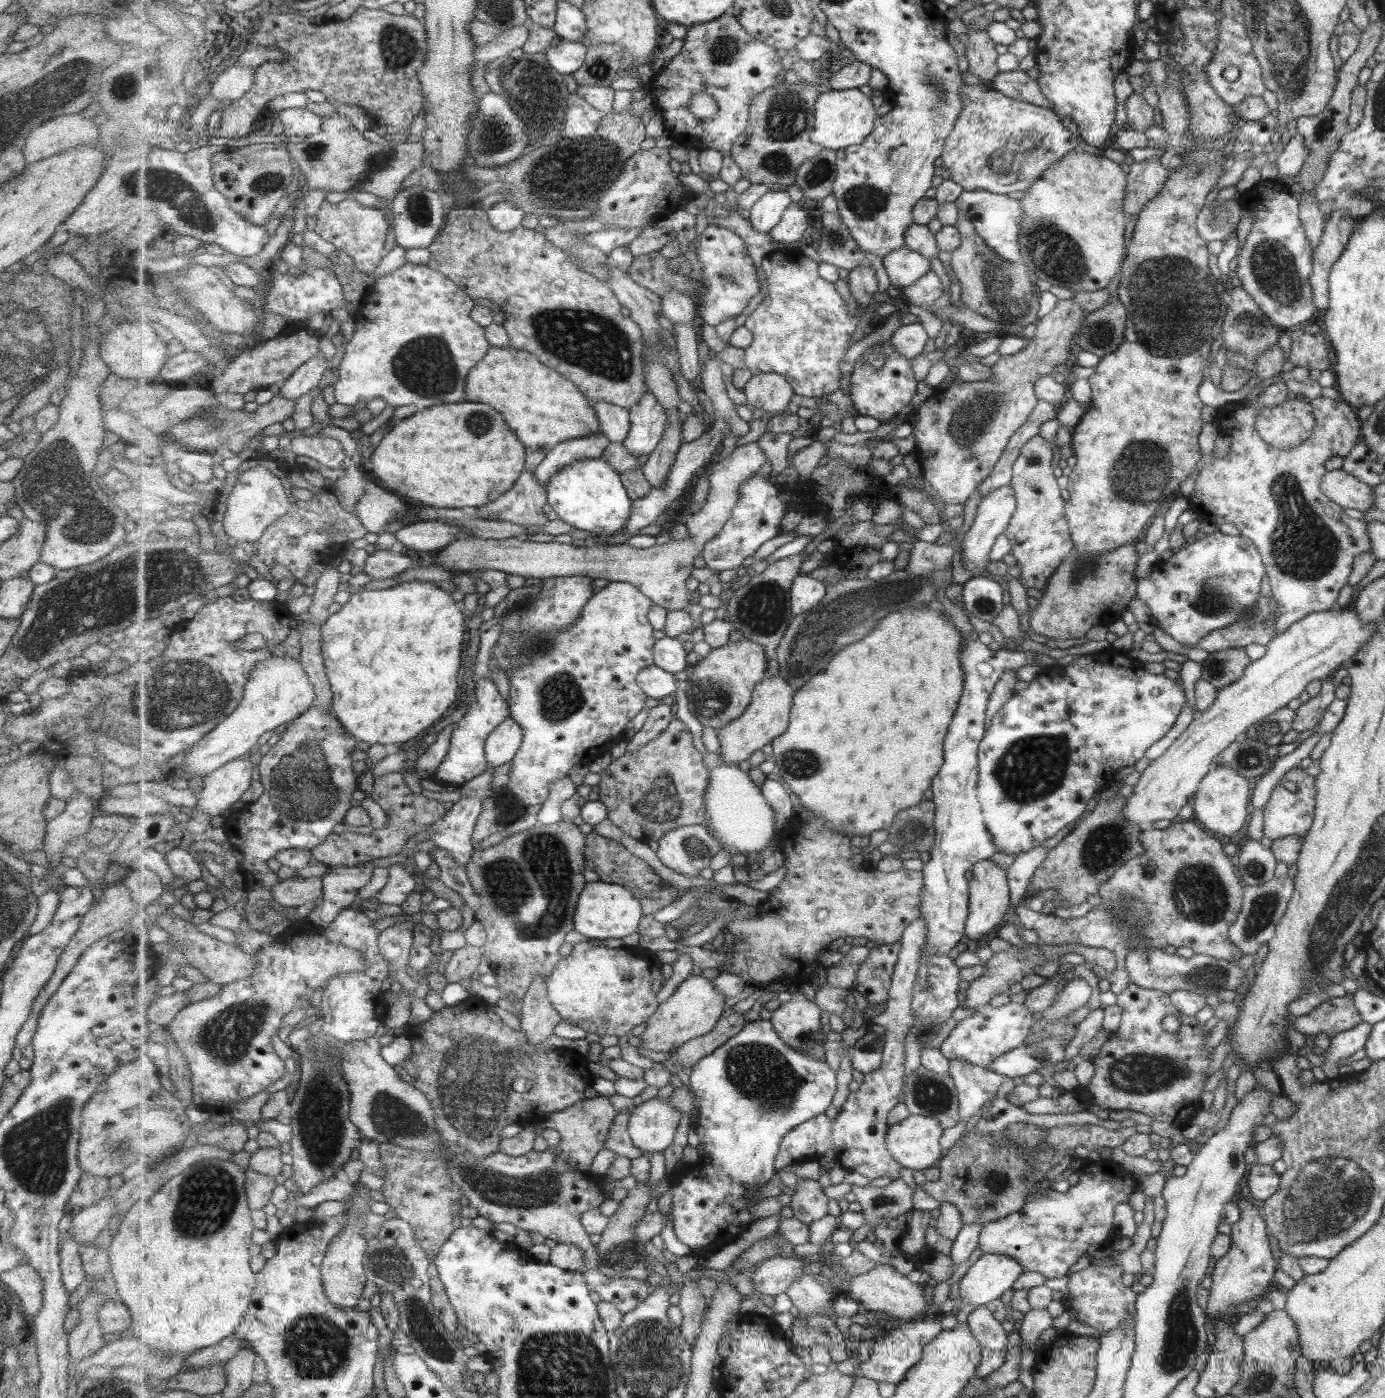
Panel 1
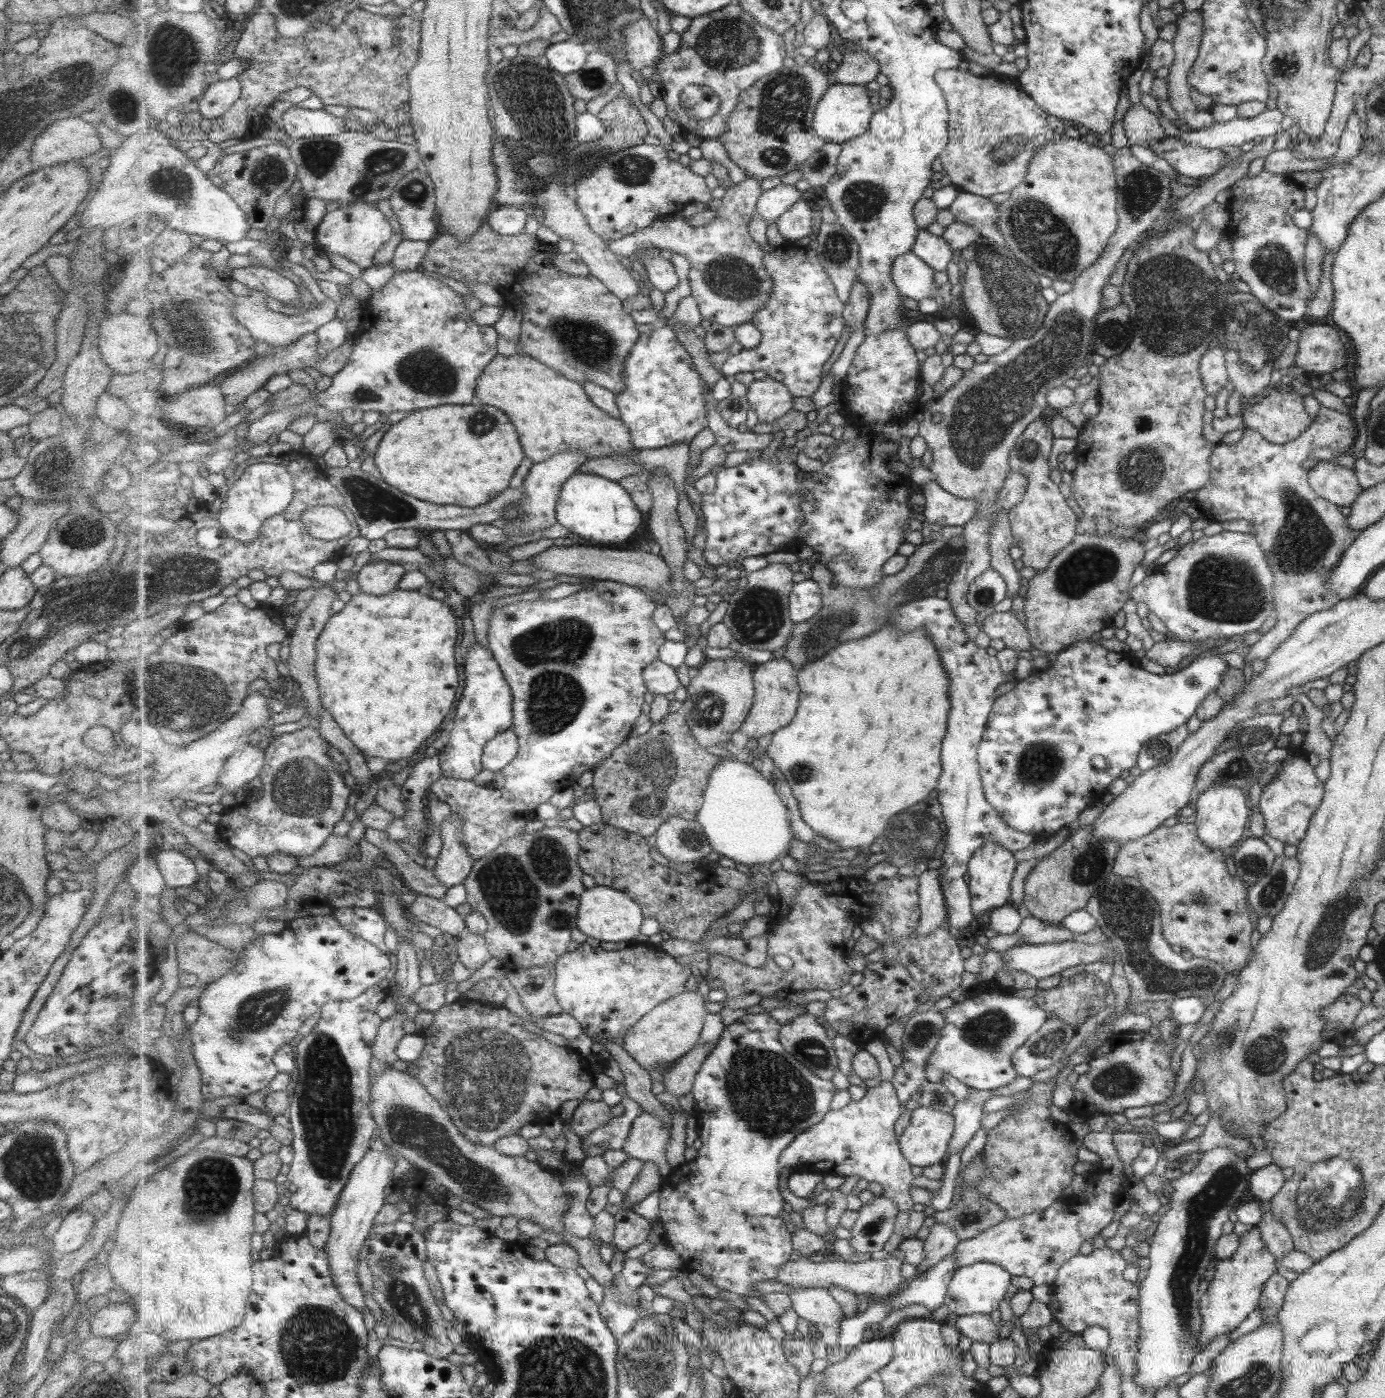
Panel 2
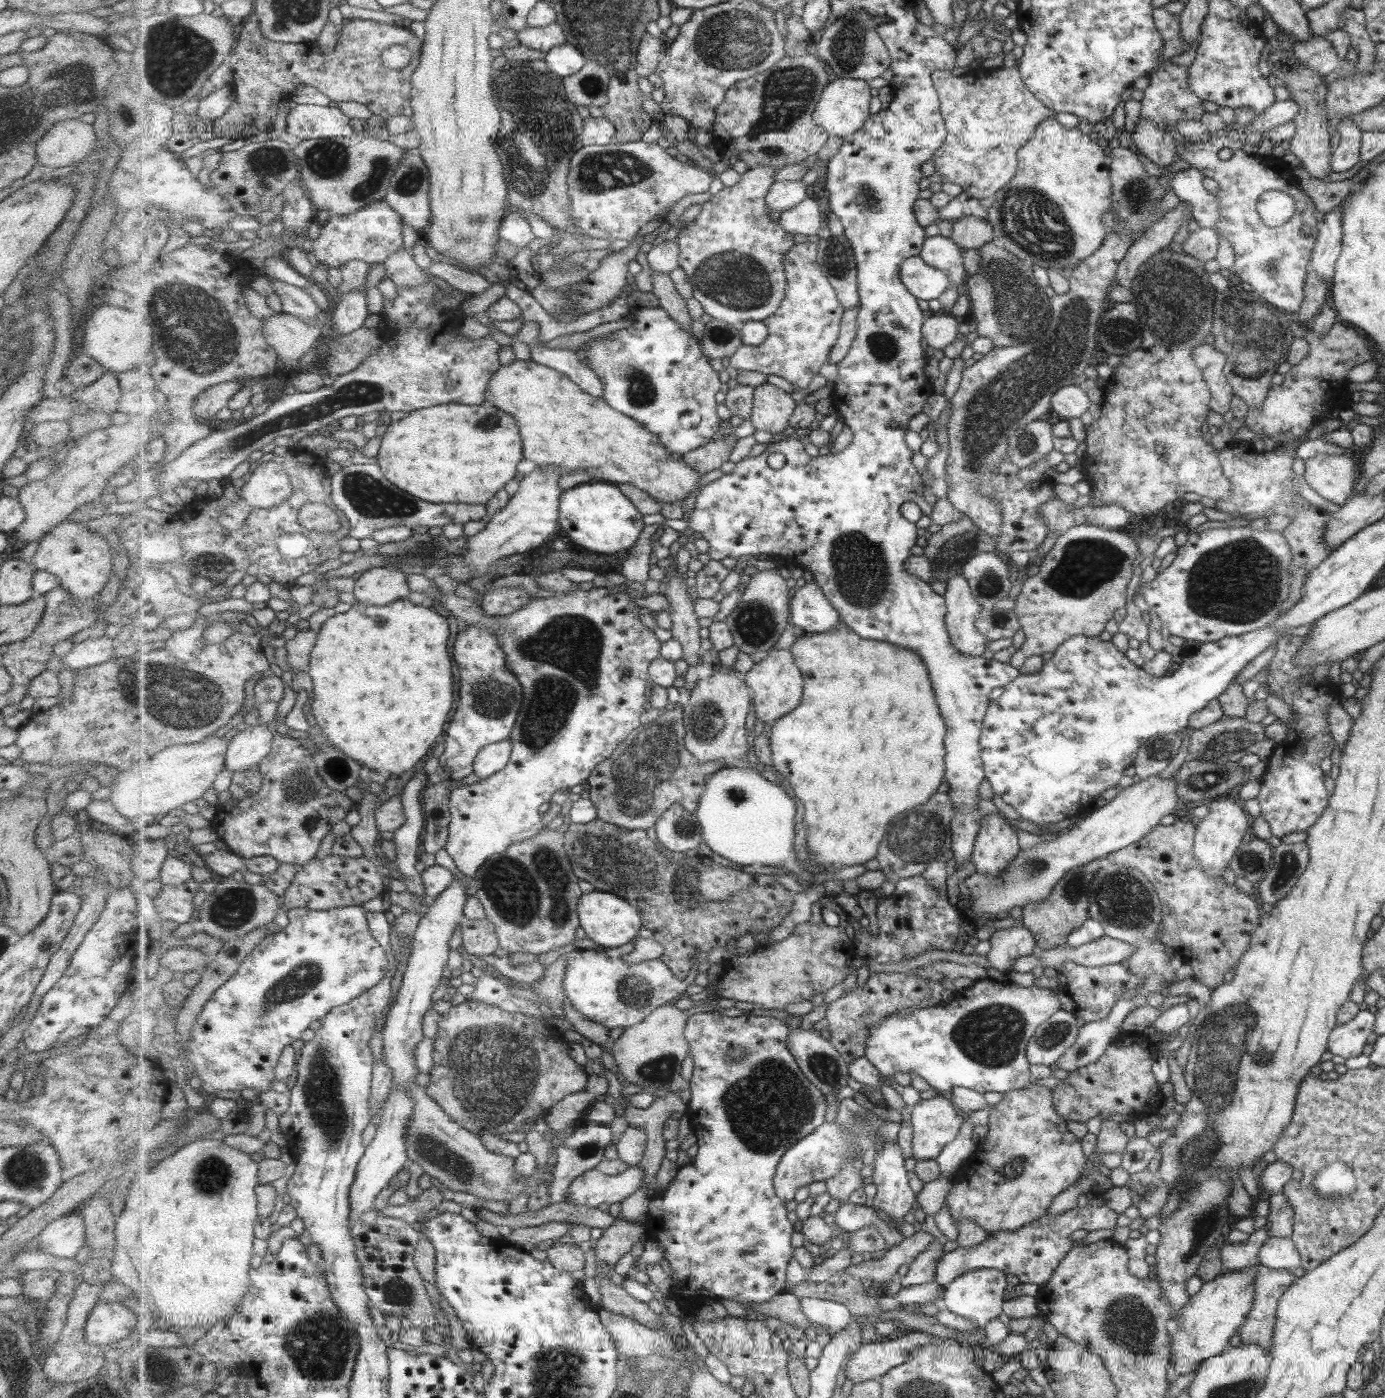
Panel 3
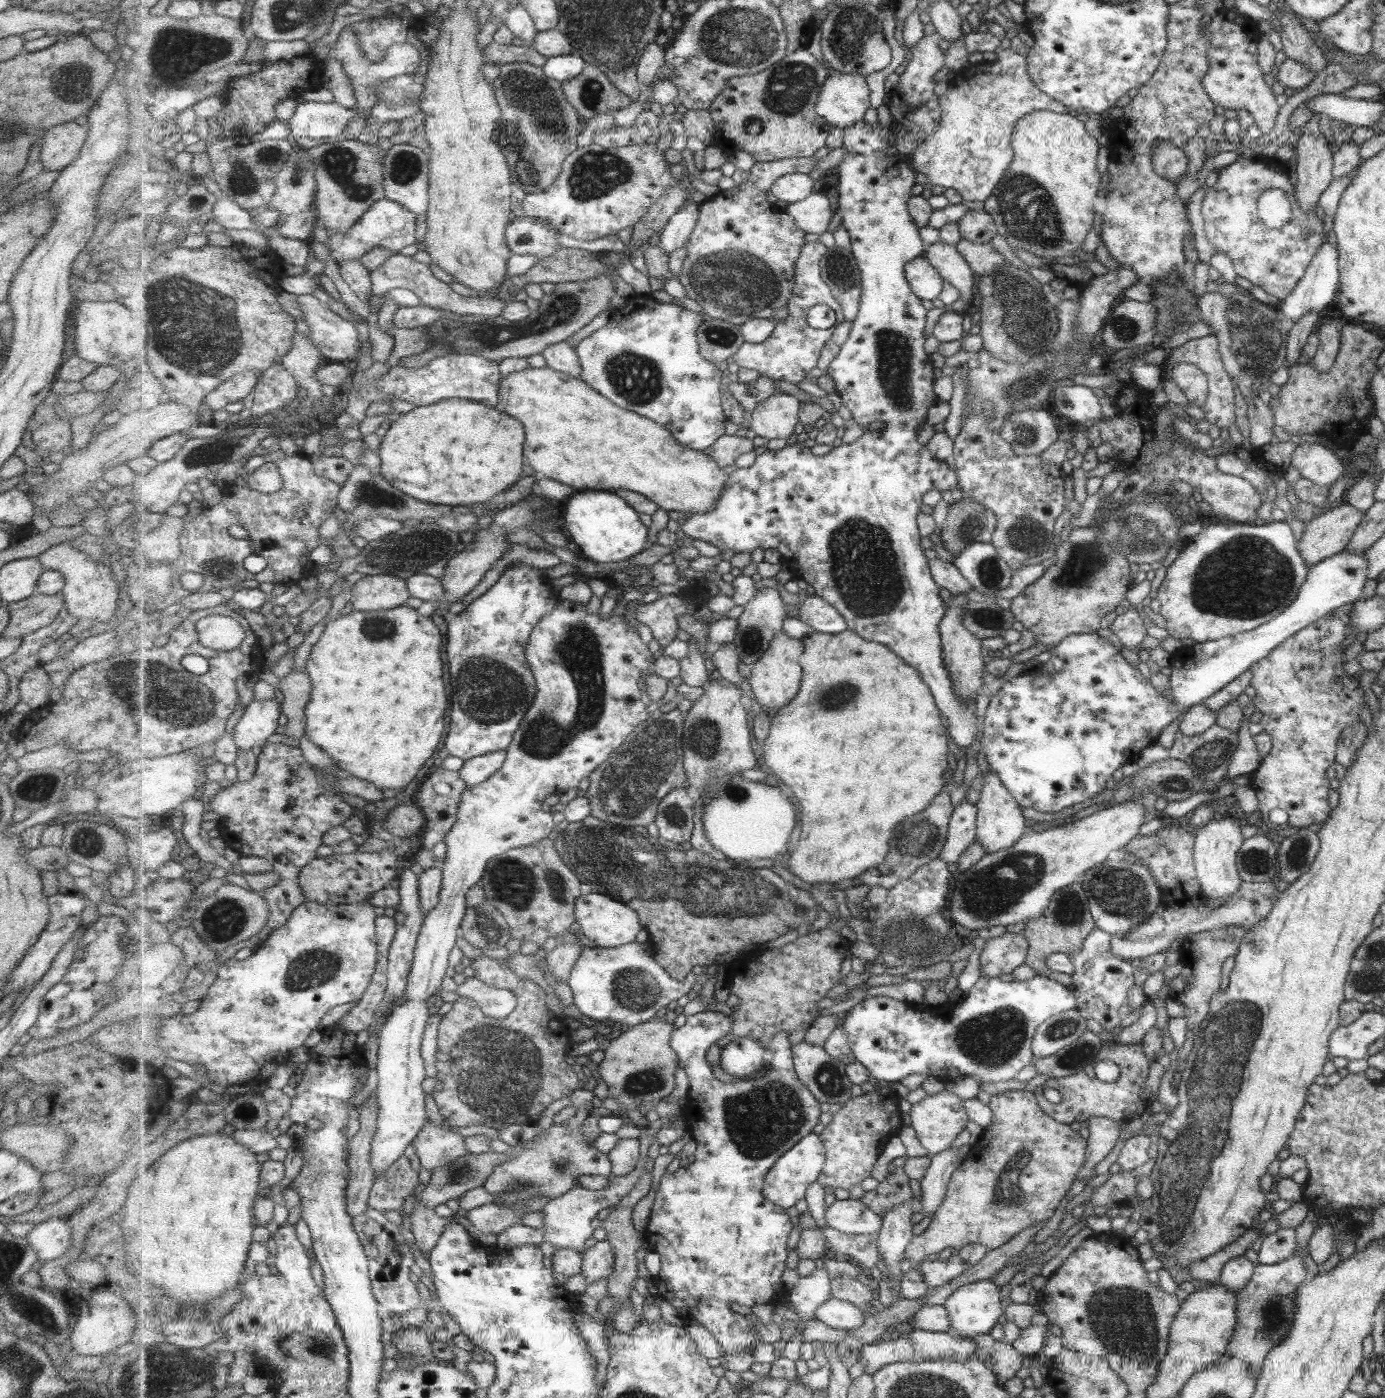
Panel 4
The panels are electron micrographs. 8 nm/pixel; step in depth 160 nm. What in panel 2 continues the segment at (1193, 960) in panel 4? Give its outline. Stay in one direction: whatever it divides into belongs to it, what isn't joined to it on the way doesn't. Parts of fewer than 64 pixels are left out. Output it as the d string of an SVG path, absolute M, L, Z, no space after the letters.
M1159 825L1144 837L1121 843L1112 873L1143 883L1160 907L1159 930L1171 947L1185 948L1193 958L1215 962L1227 974L1239 972L1252 954L1253 924L1245 906L1245 886L1239 877L1227 872L1223 854L1200 841L1195 825Z

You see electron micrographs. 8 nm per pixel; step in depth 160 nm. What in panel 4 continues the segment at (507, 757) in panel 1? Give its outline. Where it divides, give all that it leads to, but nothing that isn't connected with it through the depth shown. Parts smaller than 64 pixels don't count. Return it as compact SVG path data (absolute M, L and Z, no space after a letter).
M507 749L498 751L485 754L485 756L477 756L464 762L464 765L459 769L460 777L467 781L469 787L489 780L504 766L508 756Z

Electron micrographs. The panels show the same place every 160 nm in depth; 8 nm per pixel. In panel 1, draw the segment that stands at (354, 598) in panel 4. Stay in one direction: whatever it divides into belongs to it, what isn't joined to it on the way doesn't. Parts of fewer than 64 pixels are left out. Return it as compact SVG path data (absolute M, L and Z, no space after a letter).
M379 550L368 555L363 572L371 580L381 580L384 578L393 578L412 567L414 567L413 560L409 556L401 554L399 550L397 552Z

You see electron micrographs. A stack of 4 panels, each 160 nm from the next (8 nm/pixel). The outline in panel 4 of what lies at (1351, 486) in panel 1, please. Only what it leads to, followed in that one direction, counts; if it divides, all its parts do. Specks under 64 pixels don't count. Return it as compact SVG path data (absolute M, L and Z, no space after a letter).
M1303 441L1292 452L1290 466L1299 472L1301 479L1321 487L1330 486L1343 474L1343 466L1331 449L1319 444L1303 444Z

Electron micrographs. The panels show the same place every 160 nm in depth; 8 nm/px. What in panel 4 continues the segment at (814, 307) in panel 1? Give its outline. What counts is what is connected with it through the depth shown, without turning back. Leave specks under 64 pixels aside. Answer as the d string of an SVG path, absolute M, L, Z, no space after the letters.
M806 242L797 260L796 288L793 296L789 299L786 317L782 321L776 321L776 327L765 342L760 345L753 345L746 342L732 356L739 368L750 368L758 370L762 376L772 377L773 380L785 380L795 385L808 380L807 374L811 374L819 367L819 361L824 352L825 345L831 340L836 328L815 329L807 324L807 314L815 304L826 304L836 313L836 324L839 326L845 319L842 304L833 294L832 287L825 281L822 274L821 262L824 260L828 247L818 242Z

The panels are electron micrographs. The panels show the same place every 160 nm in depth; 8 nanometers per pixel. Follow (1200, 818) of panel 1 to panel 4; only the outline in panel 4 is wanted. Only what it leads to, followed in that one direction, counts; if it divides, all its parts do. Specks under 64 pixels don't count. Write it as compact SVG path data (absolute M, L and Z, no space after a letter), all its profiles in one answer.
M1223 816L1221 819L1211 819L1205 825L1196 828L1195 844L1192 846L1196 877L1199 879L1200 888L1205 896L1213 900L1216 898L1229 898L1235 894L1240 886L1240 875L1236 869L1236 854L1240 850L1241 824L1235 820L1235 816Z

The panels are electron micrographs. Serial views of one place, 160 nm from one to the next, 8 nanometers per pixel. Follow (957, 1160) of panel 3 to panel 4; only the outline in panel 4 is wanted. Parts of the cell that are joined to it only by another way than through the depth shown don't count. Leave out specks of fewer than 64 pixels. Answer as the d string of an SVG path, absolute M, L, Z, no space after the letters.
M950 1147L950 1149L941 1151L934 1156L925 1178L920 1181L923 1191L921 1195L921 1204L923 1204L921 1213L925 1217L935 1214L941 1200L943 1200L950 1176L960 1165L958 1149Z

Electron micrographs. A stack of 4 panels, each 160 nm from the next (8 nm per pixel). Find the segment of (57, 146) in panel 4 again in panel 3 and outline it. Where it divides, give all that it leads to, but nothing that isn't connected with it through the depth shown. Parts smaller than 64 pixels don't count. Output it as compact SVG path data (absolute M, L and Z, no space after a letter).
M69 119L53 127L36 143L34 151L40 166L59 168L82 162L92 152L99 139L91 124Z

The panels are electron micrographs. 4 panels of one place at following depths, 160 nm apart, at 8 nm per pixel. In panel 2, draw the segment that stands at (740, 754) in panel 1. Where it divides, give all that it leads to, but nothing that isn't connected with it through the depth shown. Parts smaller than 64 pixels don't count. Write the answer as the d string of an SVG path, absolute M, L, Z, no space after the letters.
M784 656L780 659L772 658L766 663L756 666L754 682L756 685L756 696L753 708L745 719L740 731L747 739L763 738L763 736L774 735L778 730L789 726L794 721L800 707L801 687L798 682L799 669L793 666Z

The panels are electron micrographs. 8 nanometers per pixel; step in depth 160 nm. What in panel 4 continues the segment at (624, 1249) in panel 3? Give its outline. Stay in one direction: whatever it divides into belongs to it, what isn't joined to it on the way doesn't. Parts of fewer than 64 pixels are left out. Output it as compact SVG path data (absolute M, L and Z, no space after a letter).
M607 1240L597 1242L584 1252L584 1269L588 1283L609 1278L616 1267L615 1247Z

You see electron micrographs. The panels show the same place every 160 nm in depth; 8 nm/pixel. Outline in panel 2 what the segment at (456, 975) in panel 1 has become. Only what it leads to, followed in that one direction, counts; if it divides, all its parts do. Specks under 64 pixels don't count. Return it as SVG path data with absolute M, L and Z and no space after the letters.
M467 930L457 945L457 959L471 972L481 968L492 958L483 934L475 934Z

